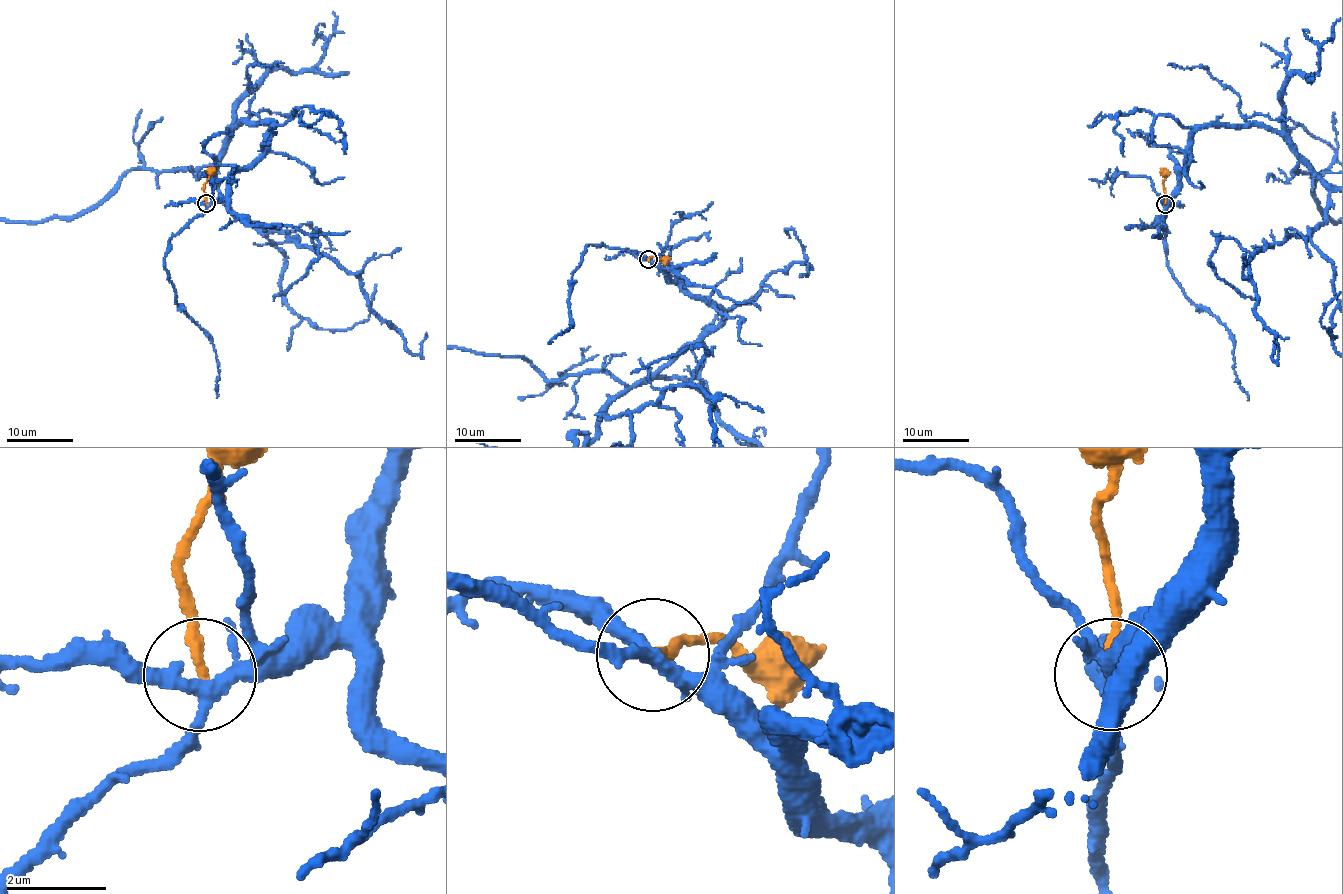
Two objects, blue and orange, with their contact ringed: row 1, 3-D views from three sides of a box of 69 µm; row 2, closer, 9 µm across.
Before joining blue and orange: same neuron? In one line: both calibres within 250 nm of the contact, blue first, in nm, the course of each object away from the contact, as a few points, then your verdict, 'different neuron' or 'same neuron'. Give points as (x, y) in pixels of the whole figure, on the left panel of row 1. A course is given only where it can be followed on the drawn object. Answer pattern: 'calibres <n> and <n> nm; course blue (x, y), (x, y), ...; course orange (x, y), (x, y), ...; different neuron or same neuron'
calibres 280 and 220 nm; course blue (206, 204), (260, 155), (271, 123), (237, 122), (200, 168), (132, 169), (72, 216); course orange (206, 203), (203, 184), (215, 168); different neuron

